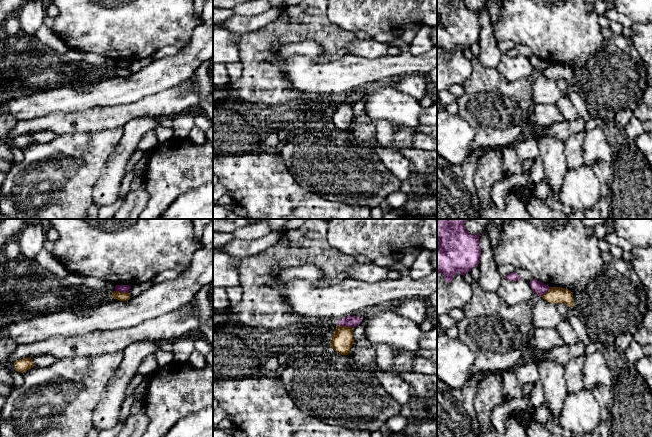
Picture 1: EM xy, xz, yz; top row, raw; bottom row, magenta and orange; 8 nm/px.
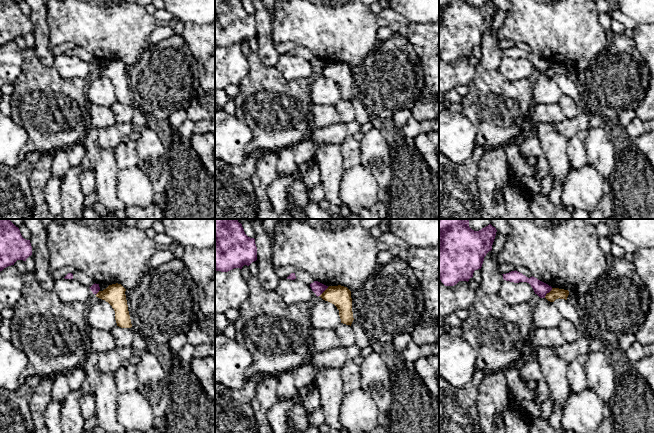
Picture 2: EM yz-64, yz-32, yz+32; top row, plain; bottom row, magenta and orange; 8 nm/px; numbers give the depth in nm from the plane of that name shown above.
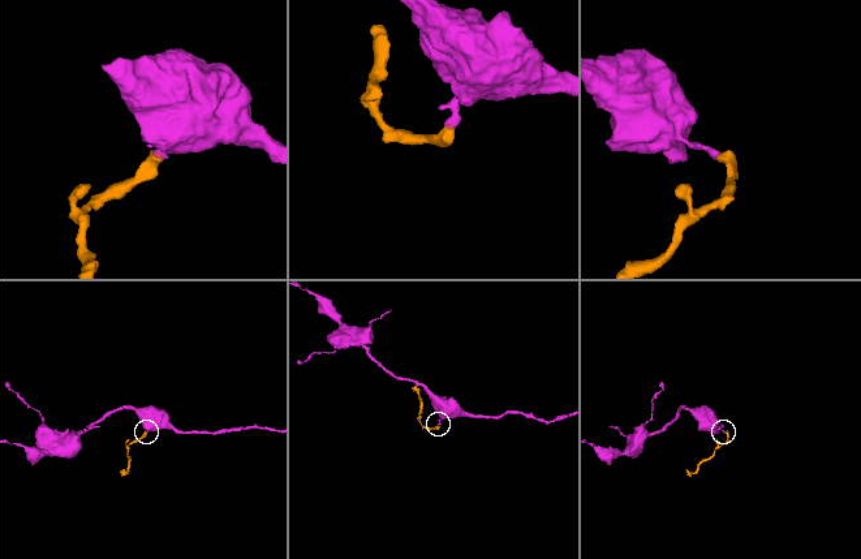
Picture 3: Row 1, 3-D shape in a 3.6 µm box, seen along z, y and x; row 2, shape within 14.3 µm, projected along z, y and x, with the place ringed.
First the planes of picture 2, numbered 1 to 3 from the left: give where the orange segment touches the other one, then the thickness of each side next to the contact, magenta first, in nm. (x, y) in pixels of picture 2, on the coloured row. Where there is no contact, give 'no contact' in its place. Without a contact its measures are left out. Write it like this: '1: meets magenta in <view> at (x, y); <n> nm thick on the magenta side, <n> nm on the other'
1: meets magenta in yz-64 at (97, 292); 70 nm thick on the magenta side, 170 nm on the other
2: meets magenta in yz-32 at (323, 291); 100 nm thick on the magenta side, 170 nm on the other
3: meets magenta in yz+32 at (547, 292); 120 nm thick on the magenta side, 90 nm on the other

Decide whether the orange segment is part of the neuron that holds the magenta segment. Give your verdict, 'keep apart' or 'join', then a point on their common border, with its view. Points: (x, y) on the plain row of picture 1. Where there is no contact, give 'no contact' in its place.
keep apart; meets magenta in xz at (345, 102)

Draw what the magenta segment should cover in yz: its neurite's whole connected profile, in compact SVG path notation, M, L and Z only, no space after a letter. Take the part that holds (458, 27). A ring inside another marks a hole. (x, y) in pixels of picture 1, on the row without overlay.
M437 0L437 49L451 58L457 49L465 52L478 42L480 9L470 10L465 0Z

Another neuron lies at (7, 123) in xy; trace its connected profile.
M0 115L0 141L4 142L13 155L13 163L22 160L23 151L14 144L14 138L8 137L9 132L15 127L16 121L10 115Z

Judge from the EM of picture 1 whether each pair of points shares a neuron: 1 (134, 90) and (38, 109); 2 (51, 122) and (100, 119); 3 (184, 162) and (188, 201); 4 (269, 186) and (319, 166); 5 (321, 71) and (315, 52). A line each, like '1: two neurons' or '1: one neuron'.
1: one neuron
2: one neuron
3: two neurons
4: two neurons
5: two neurons

